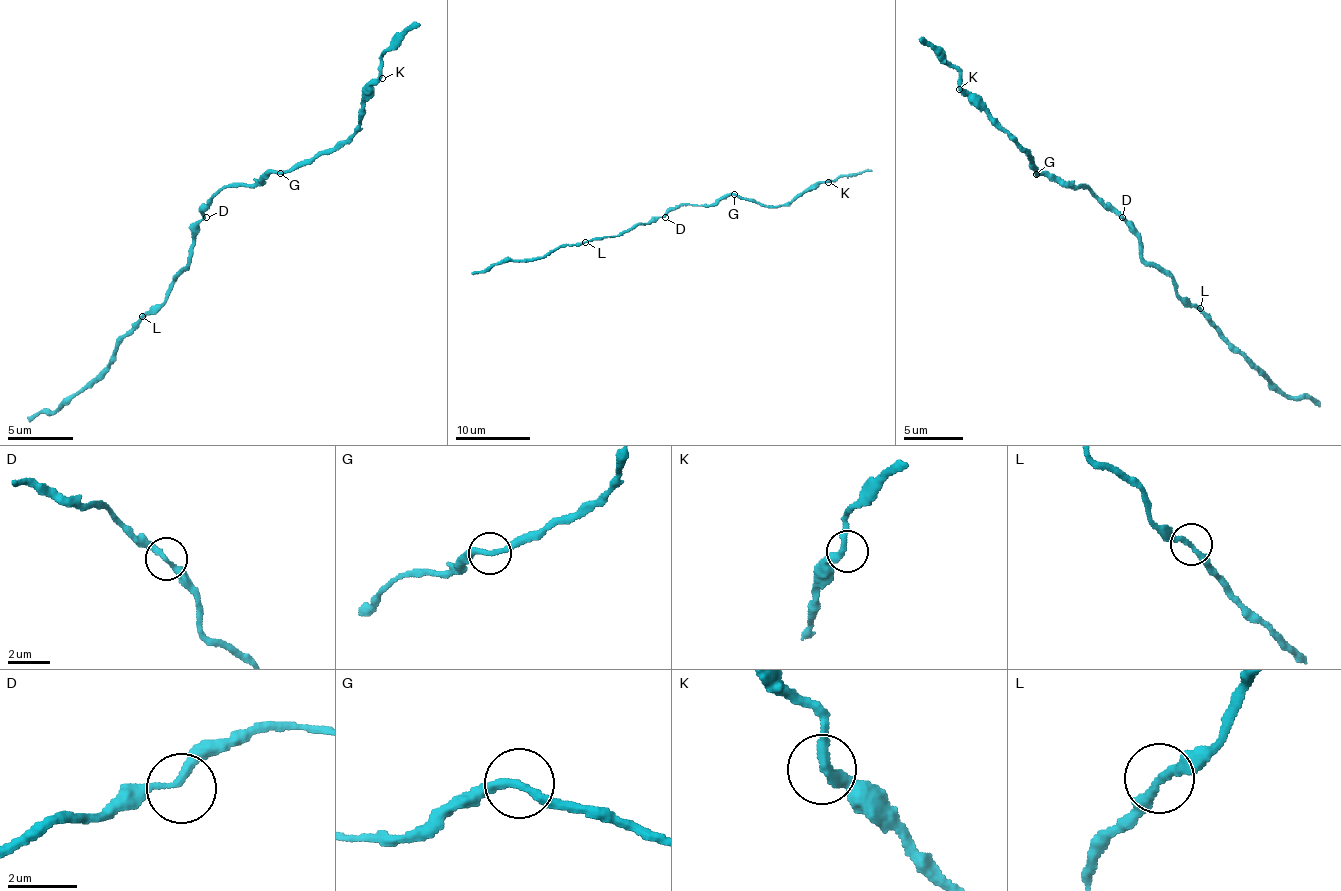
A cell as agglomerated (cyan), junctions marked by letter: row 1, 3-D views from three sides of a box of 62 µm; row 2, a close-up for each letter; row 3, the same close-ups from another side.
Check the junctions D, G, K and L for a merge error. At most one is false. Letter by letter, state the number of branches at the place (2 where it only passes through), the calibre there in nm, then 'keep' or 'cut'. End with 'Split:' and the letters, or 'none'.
D: 2 | 200 nm | keep
G: 2 | 240 nm | keep
K: 2 | 240 nm | keep
L: 2 | 220 nm | keep
Split: none

